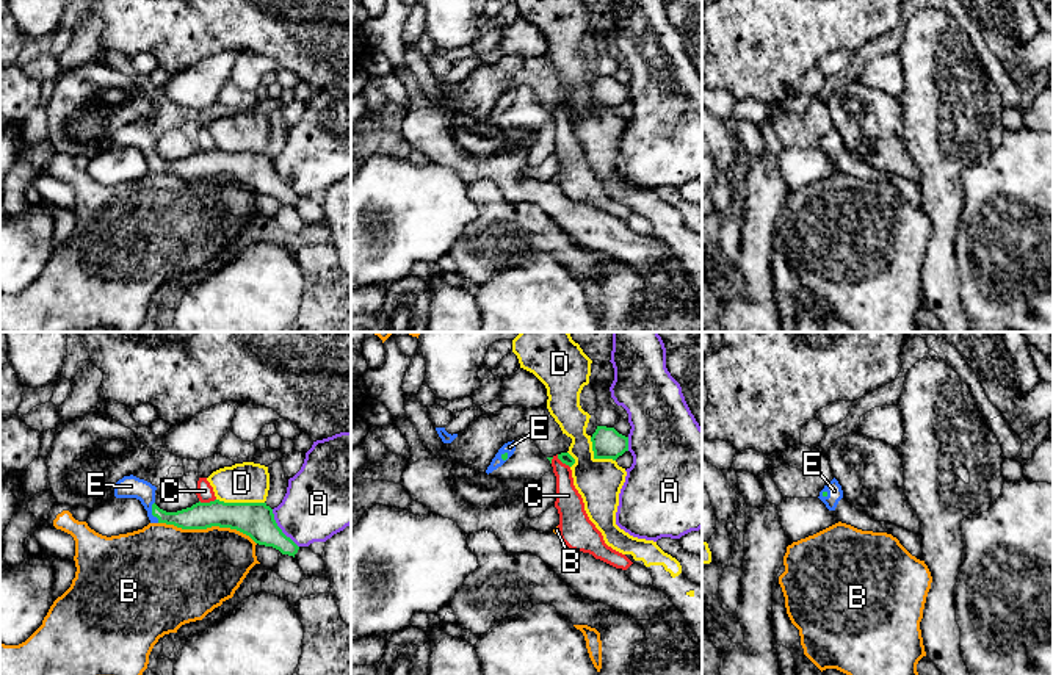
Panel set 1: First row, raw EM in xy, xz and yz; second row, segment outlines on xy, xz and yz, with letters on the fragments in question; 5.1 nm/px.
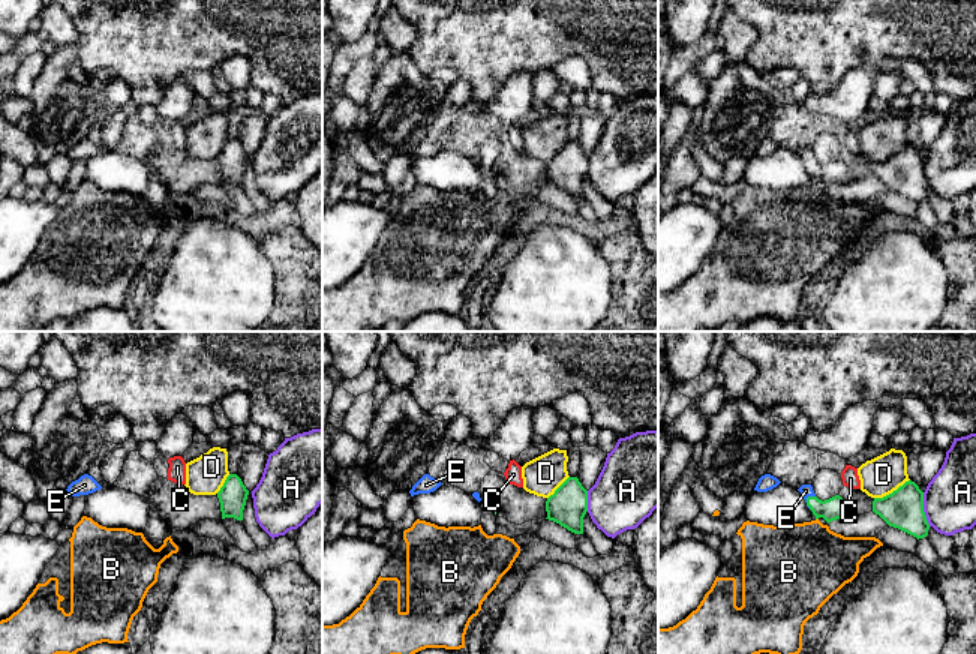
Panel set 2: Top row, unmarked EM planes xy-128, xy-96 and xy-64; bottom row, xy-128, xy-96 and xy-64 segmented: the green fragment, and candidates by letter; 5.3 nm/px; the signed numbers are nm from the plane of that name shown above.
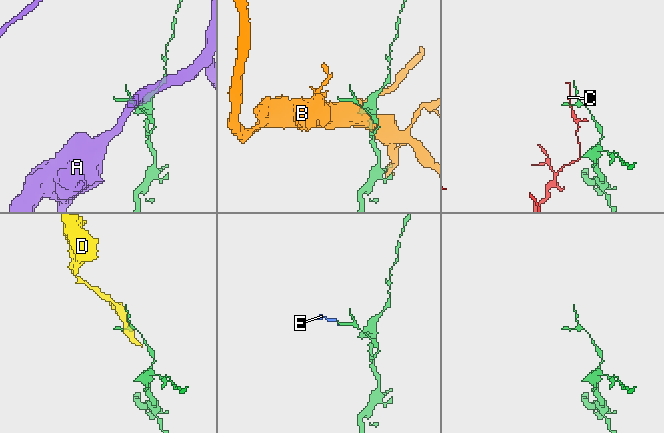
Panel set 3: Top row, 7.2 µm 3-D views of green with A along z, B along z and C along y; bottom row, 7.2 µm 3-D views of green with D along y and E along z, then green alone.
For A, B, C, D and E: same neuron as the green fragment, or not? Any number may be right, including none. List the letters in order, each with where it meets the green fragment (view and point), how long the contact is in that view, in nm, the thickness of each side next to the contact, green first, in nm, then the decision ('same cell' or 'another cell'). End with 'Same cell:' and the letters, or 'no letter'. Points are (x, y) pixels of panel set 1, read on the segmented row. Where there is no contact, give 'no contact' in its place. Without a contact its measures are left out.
A: meets green in xy at (279, 528); contact 240 nm long; 180 nm thick on the green side, 360 nm on the other; another cell
B: meets green in xy at (207, 527); contact 500 nm long; 180 nm thick on the green side, 440 nm on the other; another cell
C: meets green in xy at (207, 503); contact 90 nm long; 180 nm thick on the green side, 90 nm on the other; another cell
D: meets green in xy at (240, 503); contact 240 nm long; 180 nm thick on the green side, 200 nm on the other; another cell
E: meets green in xy at (152, 512); contact 110 nm long; 140 nm thick on the green side, 110 nm on the other; same cell
Same cell: E

